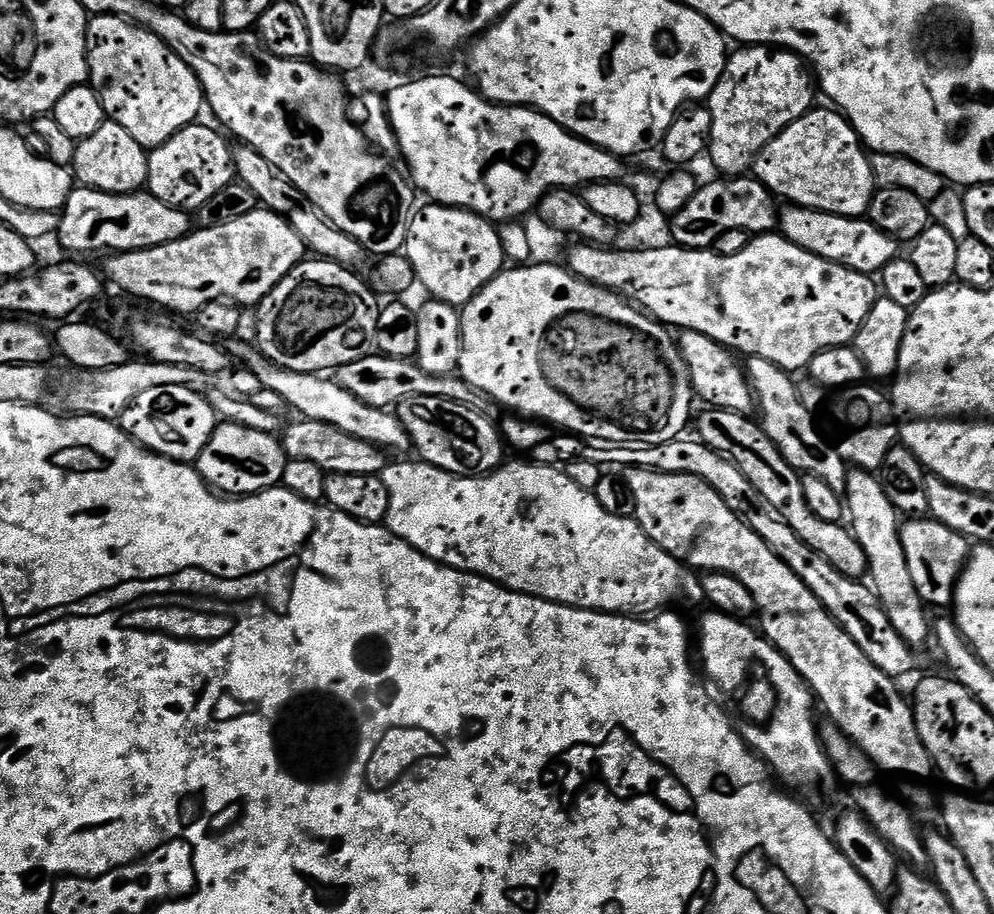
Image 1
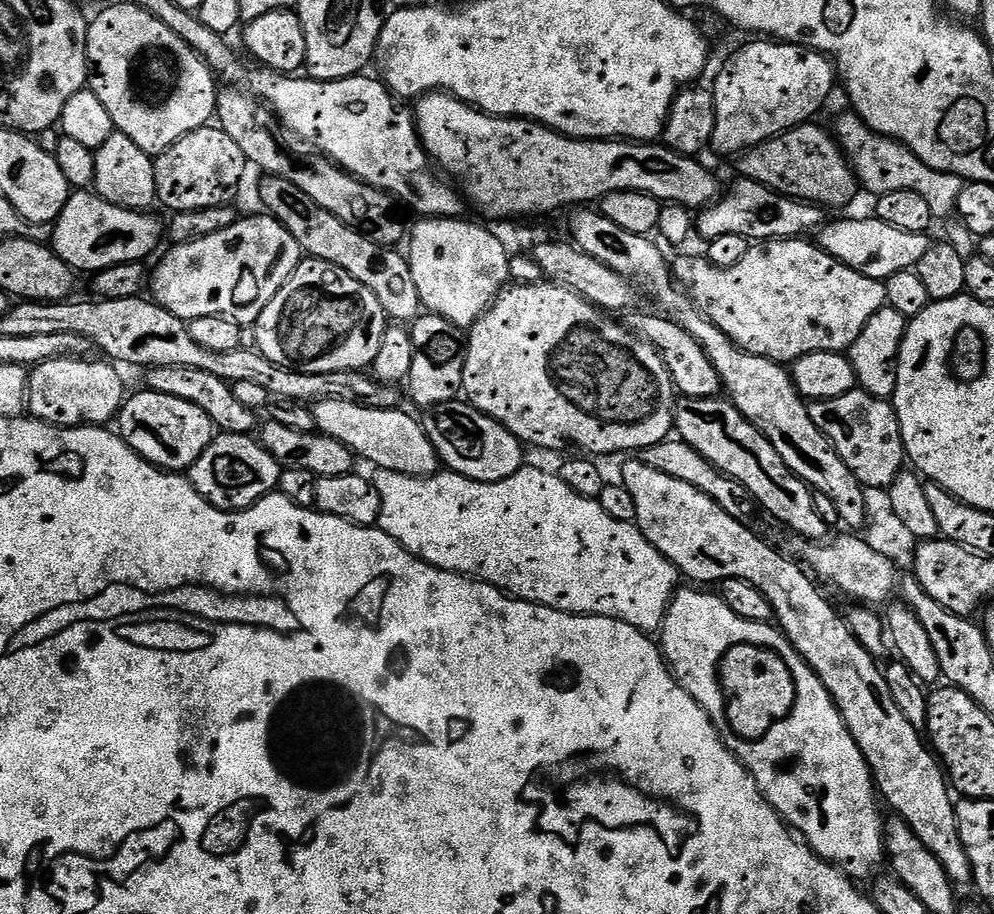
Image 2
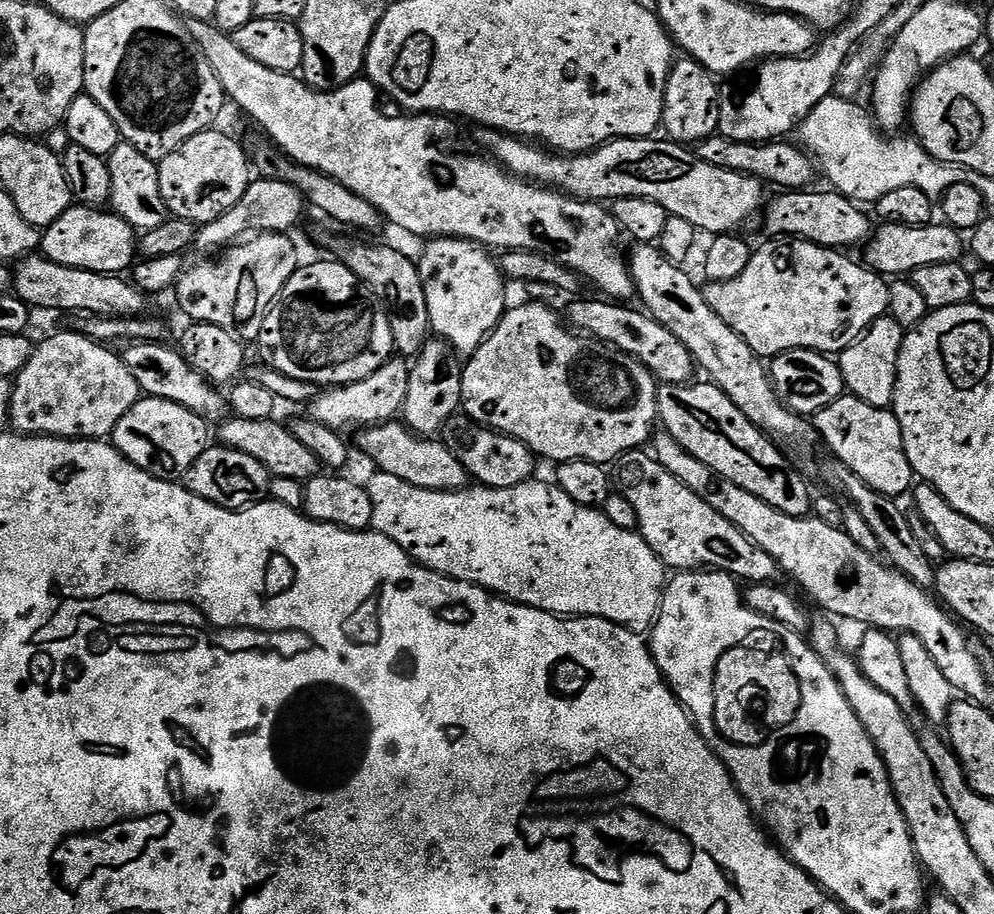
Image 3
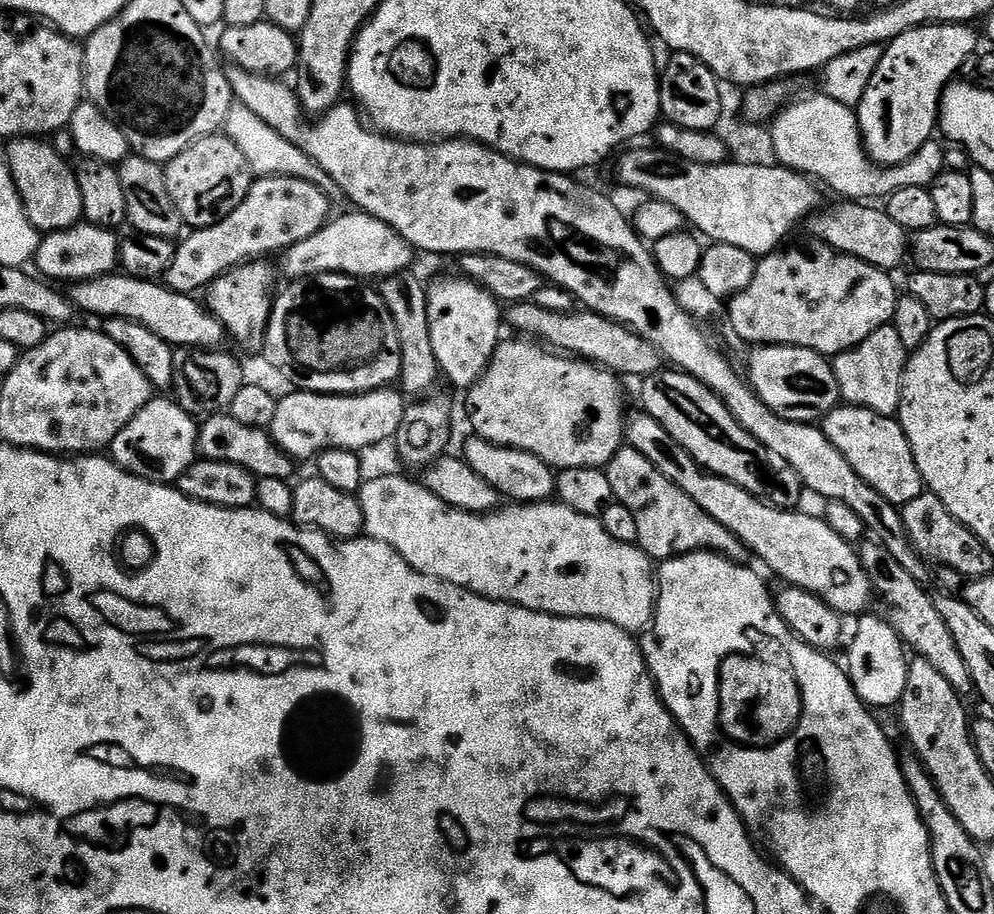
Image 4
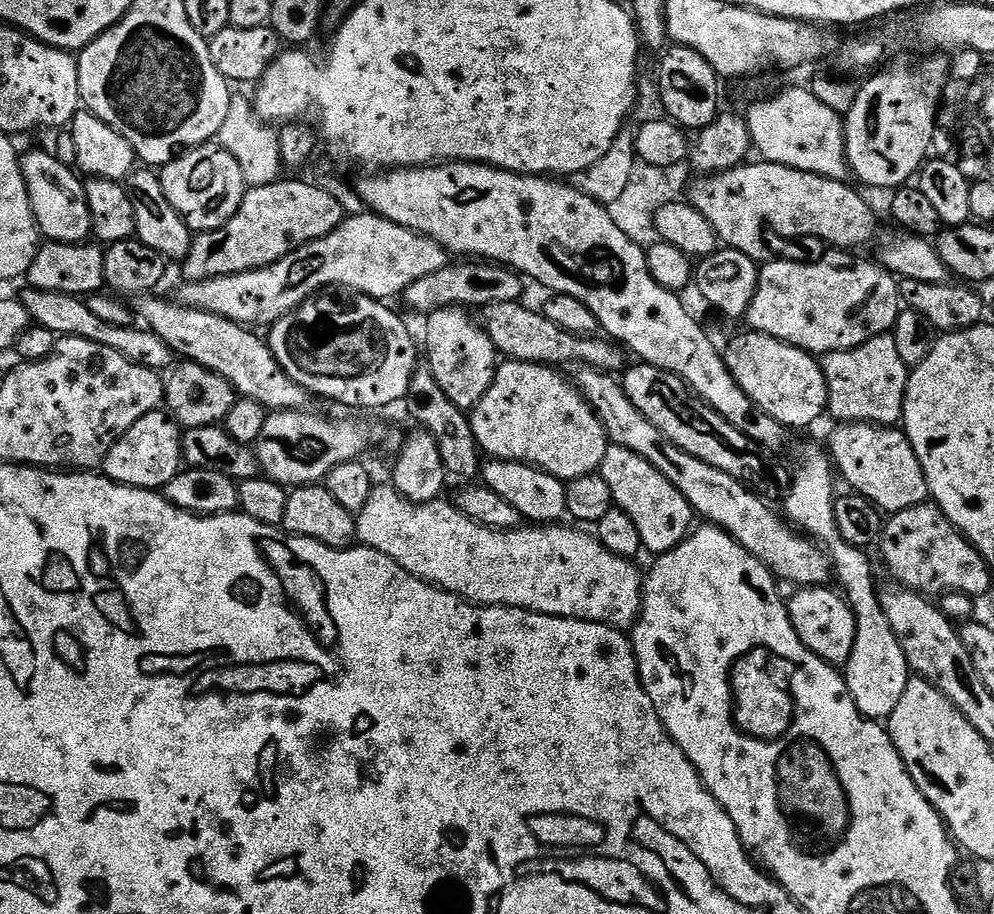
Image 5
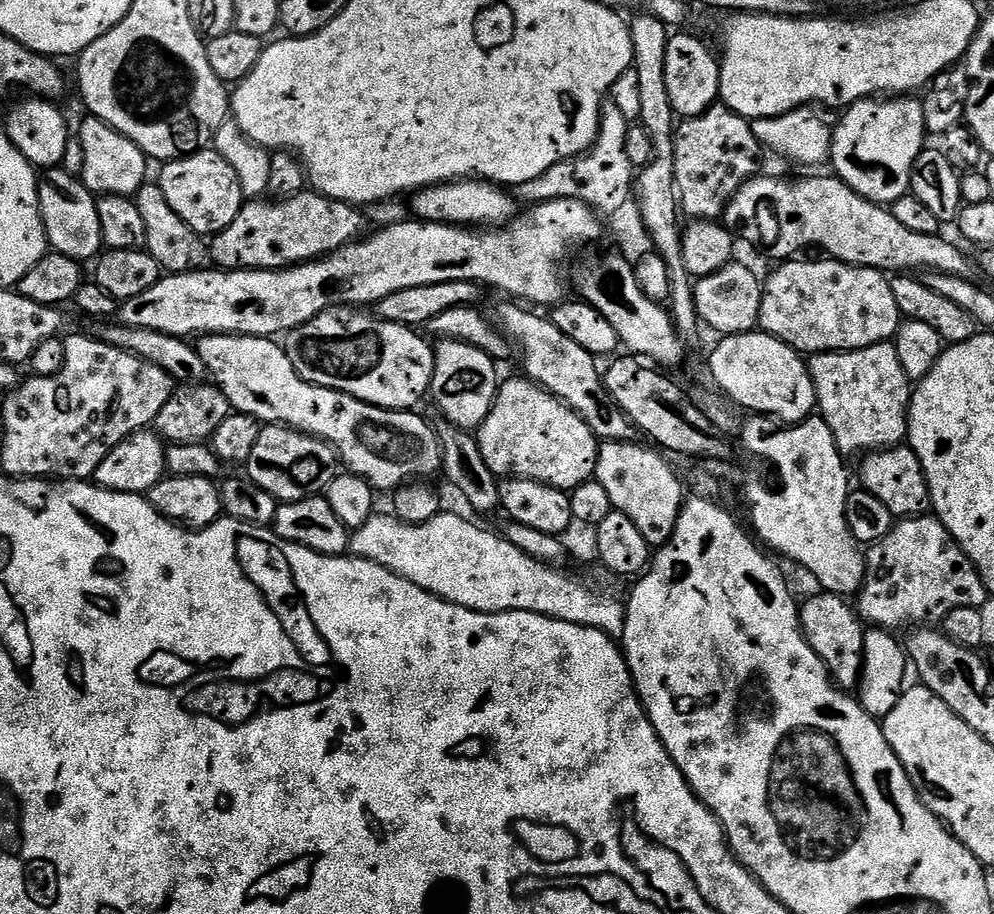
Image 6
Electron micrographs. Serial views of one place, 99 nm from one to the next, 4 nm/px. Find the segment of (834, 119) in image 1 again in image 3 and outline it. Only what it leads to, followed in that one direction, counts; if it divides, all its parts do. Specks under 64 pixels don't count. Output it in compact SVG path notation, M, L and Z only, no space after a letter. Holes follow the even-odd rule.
M717 134L709 140L702 140L695 145L694 151L702 162L710 162L710 166L725 168L731 172L741 172L747 176L754 176L769 185L777 184L780 190L804 190L812 180L812 166L814 160L803 147L795 148L786 142L746 143L724 139Z

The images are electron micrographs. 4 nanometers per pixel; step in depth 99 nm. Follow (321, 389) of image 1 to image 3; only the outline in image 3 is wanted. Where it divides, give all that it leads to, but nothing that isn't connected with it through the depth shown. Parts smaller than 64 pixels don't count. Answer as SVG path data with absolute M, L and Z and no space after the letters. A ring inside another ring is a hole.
M400 422L373 424L365 427L360 434L361 450L376 463L379 471L394 474L394 478L402 478L402 482L410 482L410 486L435 492L459 492L469 487L467 470L439 439L417 436L411 428Z

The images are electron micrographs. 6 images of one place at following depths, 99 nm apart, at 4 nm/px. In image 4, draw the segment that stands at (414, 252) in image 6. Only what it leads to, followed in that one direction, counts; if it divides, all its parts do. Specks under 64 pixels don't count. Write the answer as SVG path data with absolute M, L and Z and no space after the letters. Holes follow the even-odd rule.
M359 210L351 211L346 213L345 216L338 217L337 220L336 217L329 219L324 228L318 230L318 234L298 242L293 248L283 253L285 281L306 280L310 276L321 276L323 272L341 272L347 276L357 278L368 278L364 276L383 278L386 276L398 276L407 273L411 269L408 267L411 266L412 255L414 255L412 245L407 244L390 226L386 226L386 222L382 222L373 216L368 216Z

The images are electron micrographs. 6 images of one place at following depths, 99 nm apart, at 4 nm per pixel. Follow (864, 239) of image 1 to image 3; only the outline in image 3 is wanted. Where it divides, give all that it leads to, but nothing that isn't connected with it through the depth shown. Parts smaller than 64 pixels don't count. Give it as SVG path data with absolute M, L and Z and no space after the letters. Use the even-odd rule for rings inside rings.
M884 222L867 241L863 259L867 267L885 278L904 278L922 266L957 263L966 251L965 237L963 240L960 236L963 236L961 229L947 222L933 222L926 226L902 226Z

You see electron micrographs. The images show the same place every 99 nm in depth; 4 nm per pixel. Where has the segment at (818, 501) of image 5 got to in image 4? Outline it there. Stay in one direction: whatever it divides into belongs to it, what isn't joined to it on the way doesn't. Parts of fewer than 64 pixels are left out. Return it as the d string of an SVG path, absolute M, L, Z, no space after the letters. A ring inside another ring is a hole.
M864 614L856 624L856 633L848 644L848 664L846 671L858 698L865 704L876 708L899 705L906 690L909 653L900 635L892 629L883 615ZM905 652L905 653L904 653ZM876 707L876 708L875 708Z

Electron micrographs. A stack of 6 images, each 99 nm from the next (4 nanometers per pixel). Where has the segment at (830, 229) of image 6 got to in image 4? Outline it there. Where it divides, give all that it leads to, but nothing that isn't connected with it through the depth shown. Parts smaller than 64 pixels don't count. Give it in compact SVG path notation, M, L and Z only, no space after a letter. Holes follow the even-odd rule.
M659 146L651 147L623 153L616 168L619 183L670 202L701 237L709 236L707 239L717 244L738 246L738 250L746 250L757 258L769 256L783 245L780 243L795 230L800 219L801 223L821 207L820 188L789 168L735 162L699 164L686 162Z

